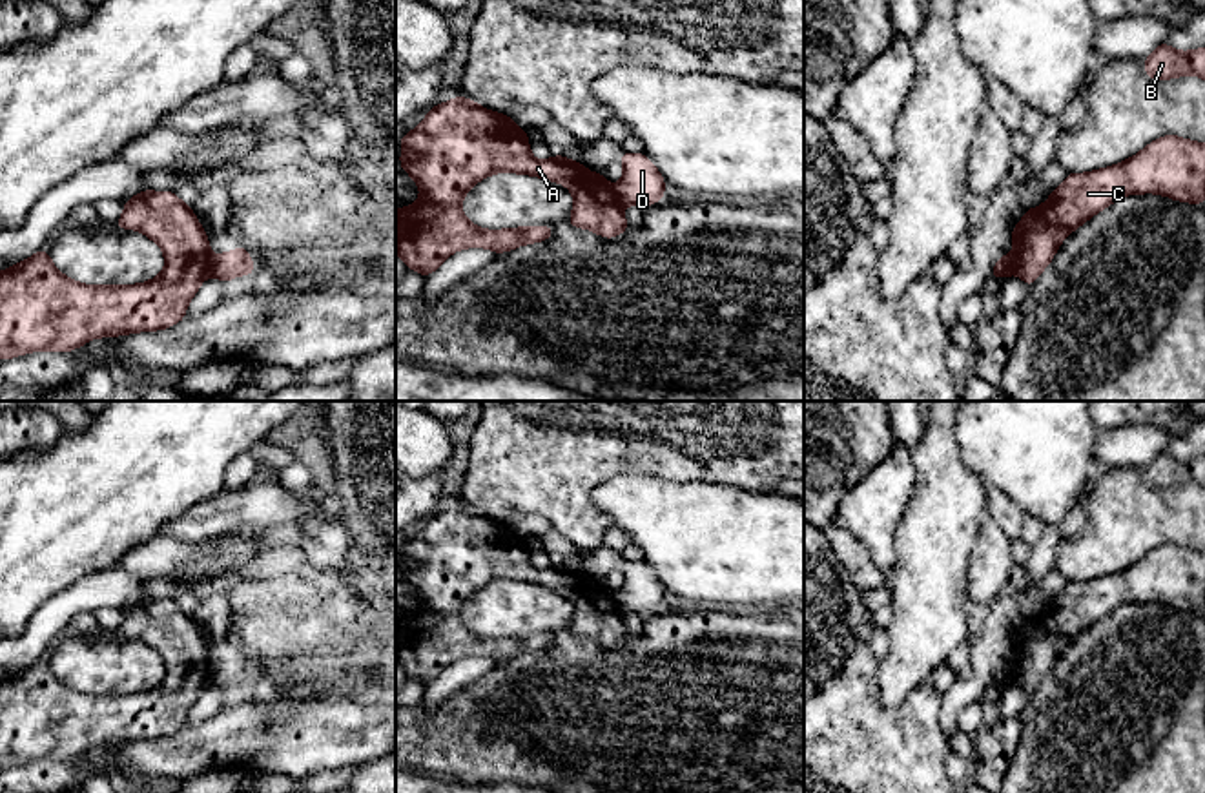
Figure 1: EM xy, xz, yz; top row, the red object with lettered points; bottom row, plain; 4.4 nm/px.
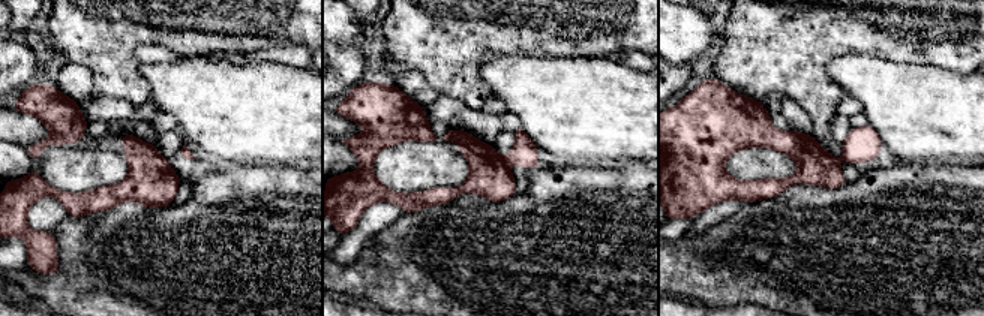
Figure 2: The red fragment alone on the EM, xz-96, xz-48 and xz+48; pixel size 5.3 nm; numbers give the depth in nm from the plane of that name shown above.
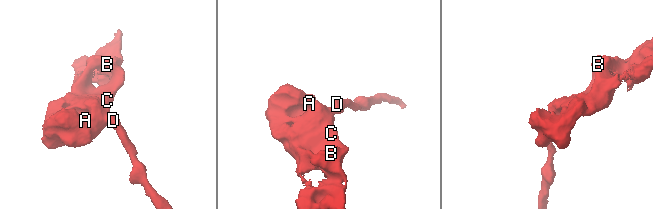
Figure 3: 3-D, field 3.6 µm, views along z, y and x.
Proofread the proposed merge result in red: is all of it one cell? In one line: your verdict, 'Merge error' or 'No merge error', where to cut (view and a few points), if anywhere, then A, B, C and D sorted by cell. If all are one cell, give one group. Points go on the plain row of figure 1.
Merge error. Split along xy (212, 664), (208, 682). Groups: A B C / D

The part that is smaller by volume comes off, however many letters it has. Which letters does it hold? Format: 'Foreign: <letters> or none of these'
Foreign: A, B, C

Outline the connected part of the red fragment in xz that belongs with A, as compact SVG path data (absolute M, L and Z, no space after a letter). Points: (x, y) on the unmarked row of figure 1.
M461 503L432 514L399 552L399 572L421 603L412 614L396 618L396 662L408 678L425 685L463 656L490 656L498 664L551 647L552 634L483 638L463 623L465 602L501 580L565 592L574 607L572 636L587 636L605 647L629 636L623 613L603 583L561 563L536 569L527 540L509 523L489 520Z

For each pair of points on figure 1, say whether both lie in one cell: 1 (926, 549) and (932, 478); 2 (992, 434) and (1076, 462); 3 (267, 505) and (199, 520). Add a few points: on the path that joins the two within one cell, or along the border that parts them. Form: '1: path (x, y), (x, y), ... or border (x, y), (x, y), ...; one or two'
1: path (932, 531), (932, 496); one
2: path (1012, 434), (1029, 434), (1056, 460); one
3: path (250, 505), (234, 507), (216, 516); one

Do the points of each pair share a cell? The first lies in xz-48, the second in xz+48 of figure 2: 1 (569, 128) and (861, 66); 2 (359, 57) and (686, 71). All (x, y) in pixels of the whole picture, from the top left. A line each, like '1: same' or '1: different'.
1: same
2: same

